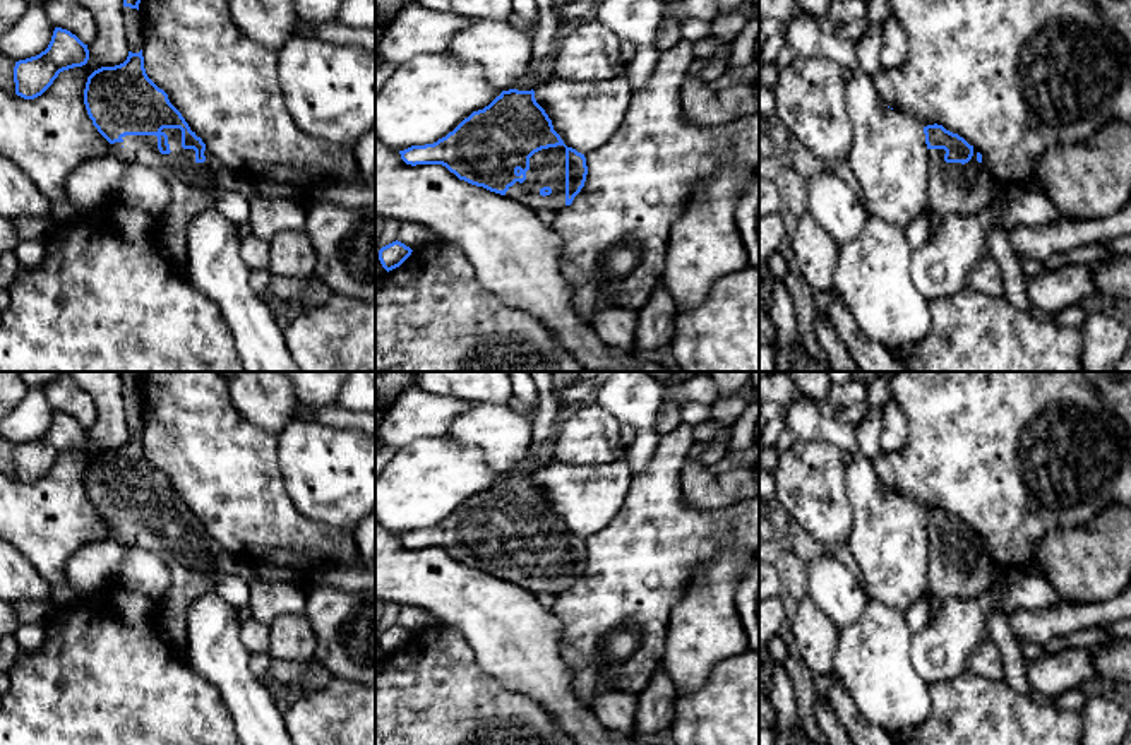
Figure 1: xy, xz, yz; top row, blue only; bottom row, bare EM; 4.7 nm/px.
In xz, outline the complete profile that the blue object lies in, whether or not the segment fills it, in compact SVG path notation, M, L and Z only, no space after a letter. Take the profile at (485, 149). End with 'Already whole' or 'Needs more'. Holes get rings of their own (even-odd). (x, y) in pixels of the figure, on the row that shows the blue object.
M502 91L488 106L473 111L434 144L399 151L406 164L442 164L459 180L511 197L535 211L571 206L586 182L584 154L567 147L552 120L536 103L535 91Z. Needs more

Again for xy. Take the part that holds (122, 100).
M142 50L129 51L120 65L94 70L86 82L84 104L93 125L111 146L110 156L125 164L144 164L168 182L170 204L158 223L158 240L163 257L177 271L187 267L187 226L195 216L214 207L223 192L238 192L248 200L259 195L252 178L231 171L206 149L168 94L147 77Z. Needs more

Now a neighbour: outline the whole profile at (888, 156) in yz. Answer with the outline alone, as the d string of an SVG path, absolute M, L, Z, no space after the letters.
M800 14L787 24L787 43L800 57L826 58L850 69L847 111L852 122L850 168L860 185L867 216L905 228L913 212L929 209L929 158L924 127L888 108L874 77L859 65L855 45L821 31L814 17Z

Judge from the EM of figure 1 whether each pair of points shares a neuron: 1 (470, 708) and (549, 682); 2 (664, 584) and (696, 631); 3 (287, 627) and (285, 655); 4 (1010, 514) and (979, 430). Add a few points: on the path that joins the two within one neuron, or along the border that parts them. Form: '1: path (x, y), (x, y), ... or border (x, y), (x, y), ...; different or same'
1: border (484, 670), (506, 687), (528, 694), (549, 713); different
2: border (700, 567), (672, 608), (667, 641); different
3: path (287, 634), (287, 648); same
4: path (1010, 494), (1010, 461), (999, 451); same

